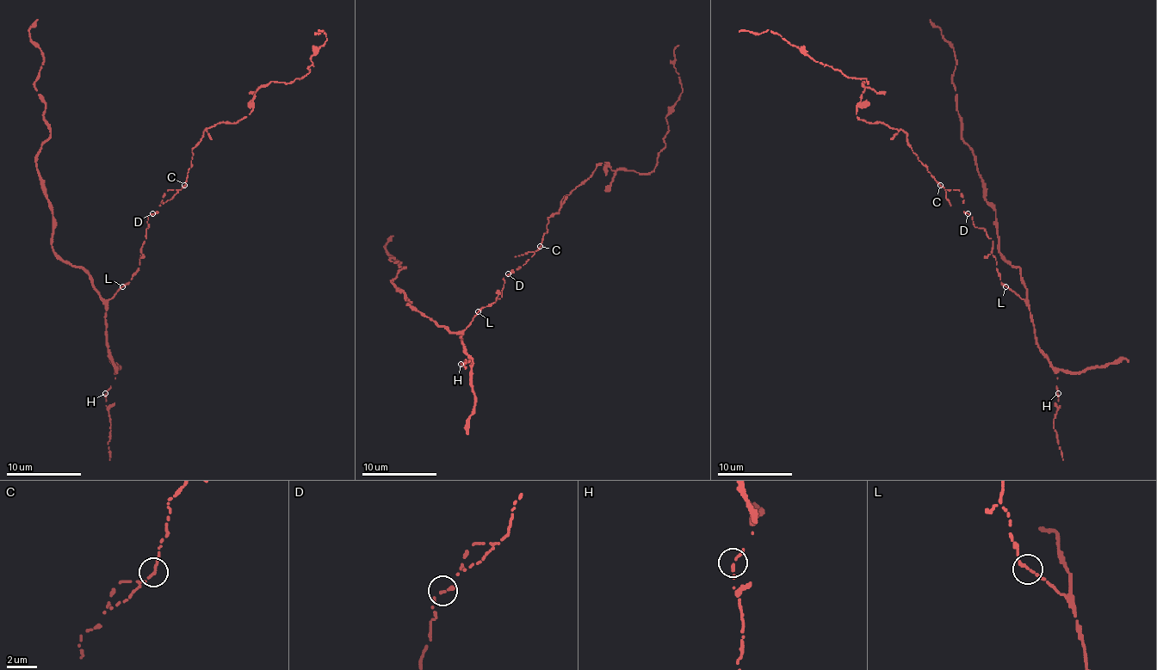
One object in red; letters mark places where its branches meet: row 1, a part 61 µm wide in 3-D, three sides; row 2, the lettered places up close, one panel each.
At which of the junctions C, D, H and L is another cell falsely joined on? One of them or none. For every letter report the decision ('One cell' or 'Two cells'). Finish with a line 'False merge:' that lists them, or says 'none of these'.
C: One cell
D: One cell
H: One cell
L: One cell
False merge: none of these

